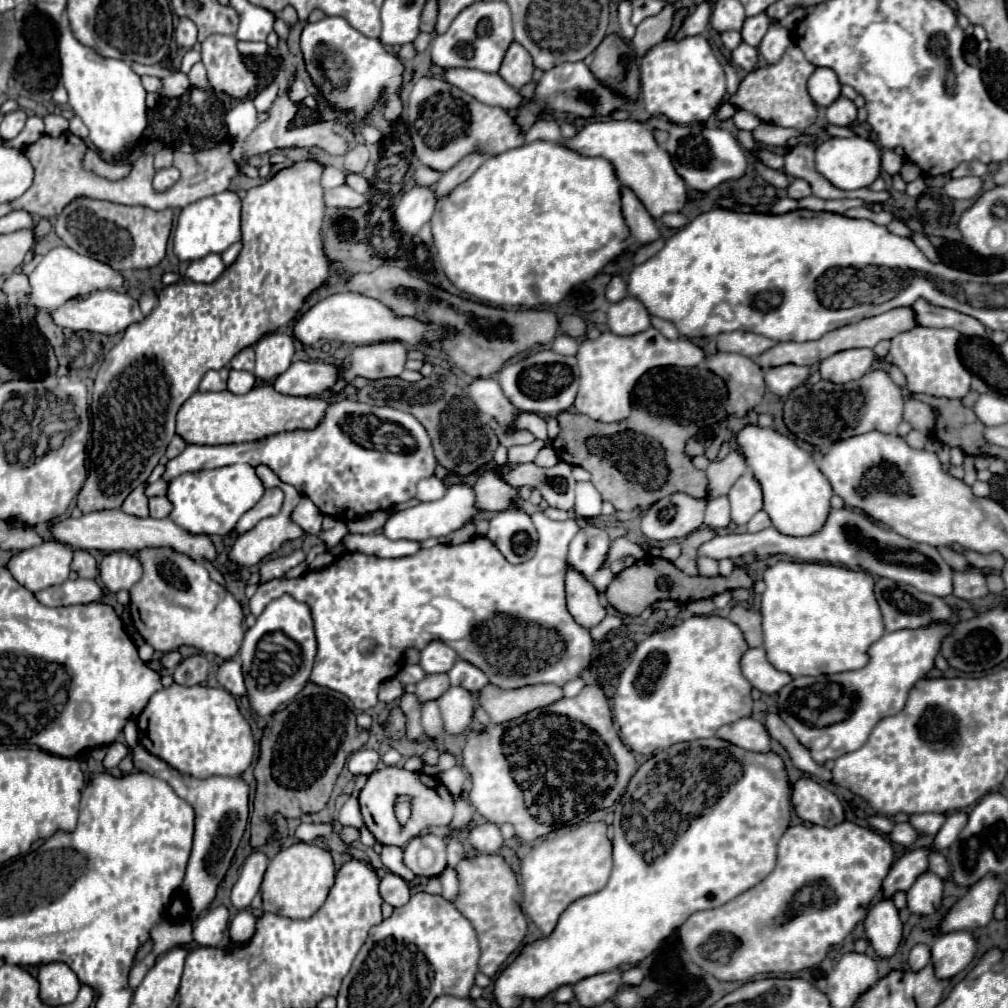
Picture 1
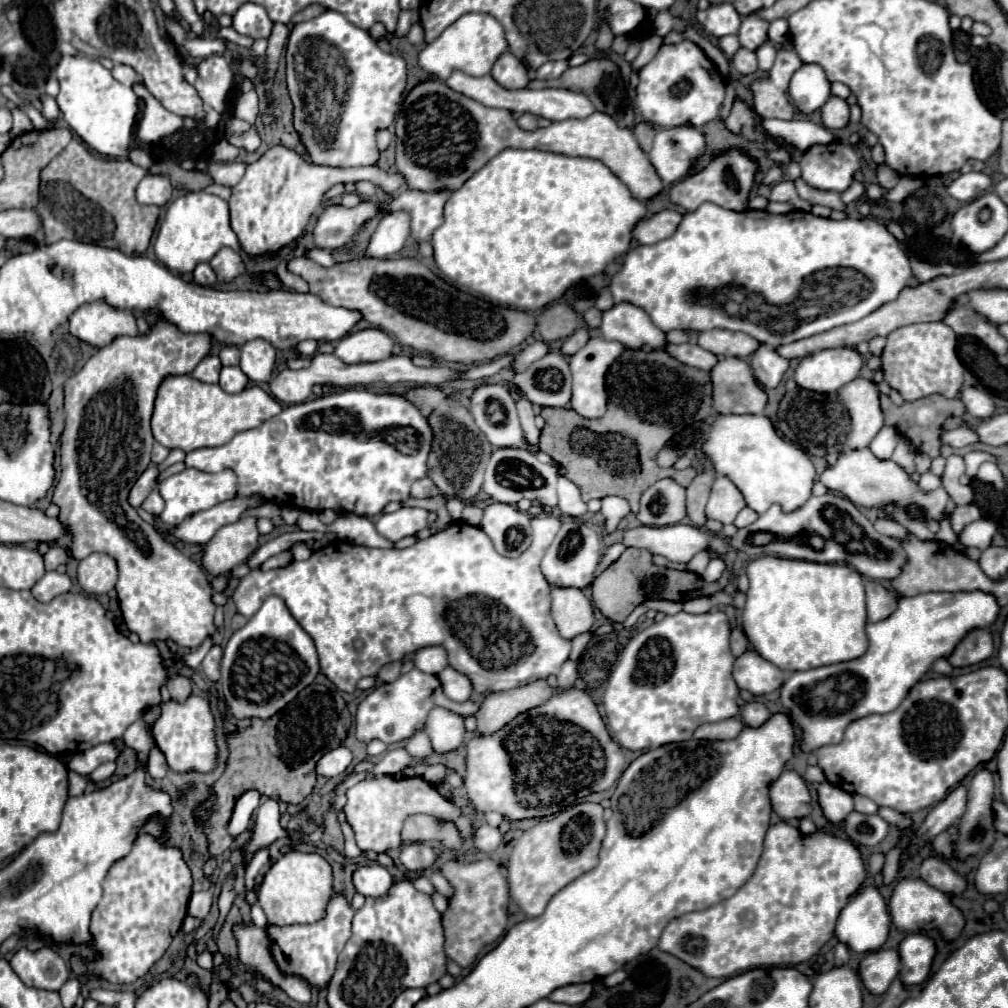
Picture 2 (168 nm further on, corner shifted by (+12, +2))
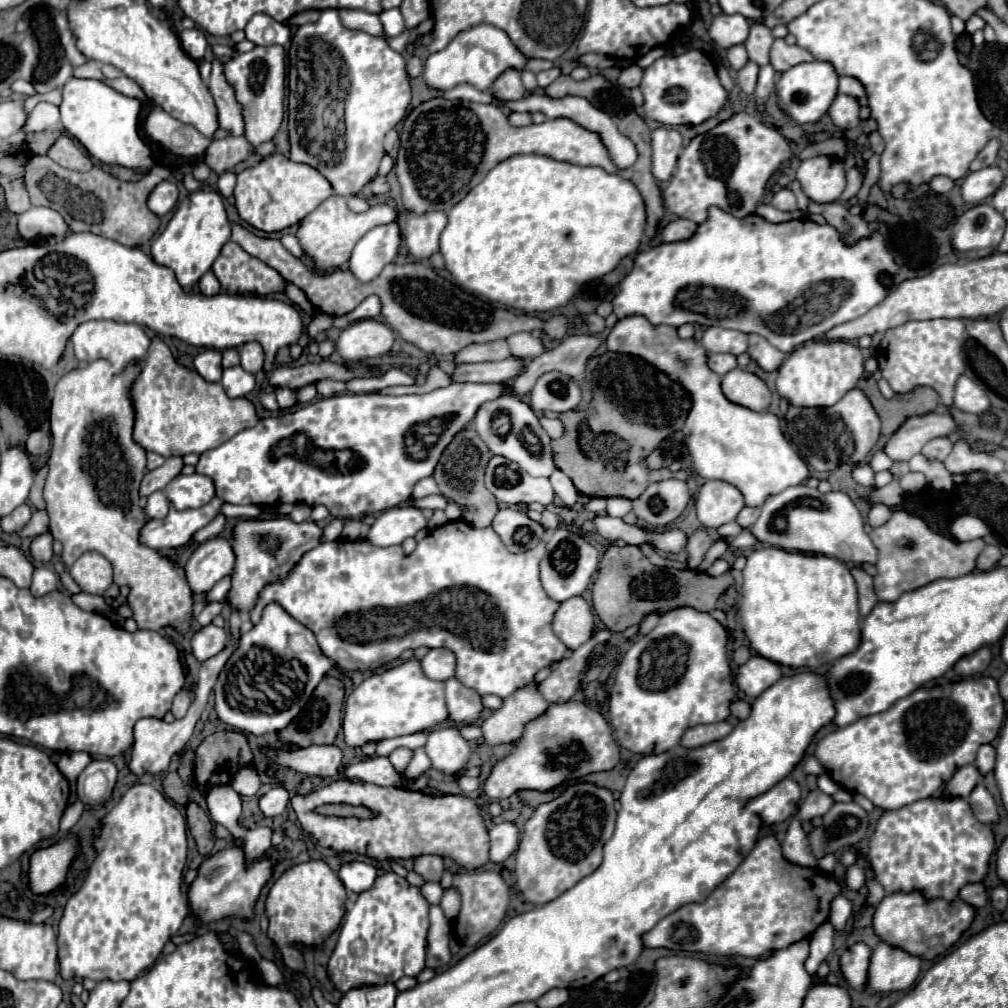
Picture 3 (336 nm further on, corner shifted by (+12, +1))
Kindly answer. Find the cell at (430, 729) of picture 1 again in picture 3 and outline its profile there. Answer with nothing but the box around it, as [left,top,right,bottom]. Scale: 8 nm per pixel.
[405,748,431,780]

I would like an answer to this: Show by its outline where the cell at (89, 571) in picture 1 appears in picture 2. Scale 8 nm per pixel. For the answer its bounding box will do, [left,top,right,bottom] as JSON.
[43,545,69,571]

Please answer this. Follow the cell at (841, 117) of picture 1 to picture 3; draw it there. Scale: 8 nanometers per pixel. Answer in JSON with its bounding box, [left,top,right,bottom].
[829,94,859,130]

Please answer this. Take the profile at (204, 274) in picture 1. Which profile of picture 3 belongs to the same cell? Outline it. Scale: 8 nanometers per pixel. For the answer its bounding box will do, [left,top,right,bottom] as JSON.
[199,272,221,296]

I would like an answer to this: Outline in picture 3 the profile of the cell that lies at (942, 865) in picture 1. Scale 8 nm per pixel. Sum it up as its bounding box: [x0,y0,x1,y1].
[959,882,987,908]

